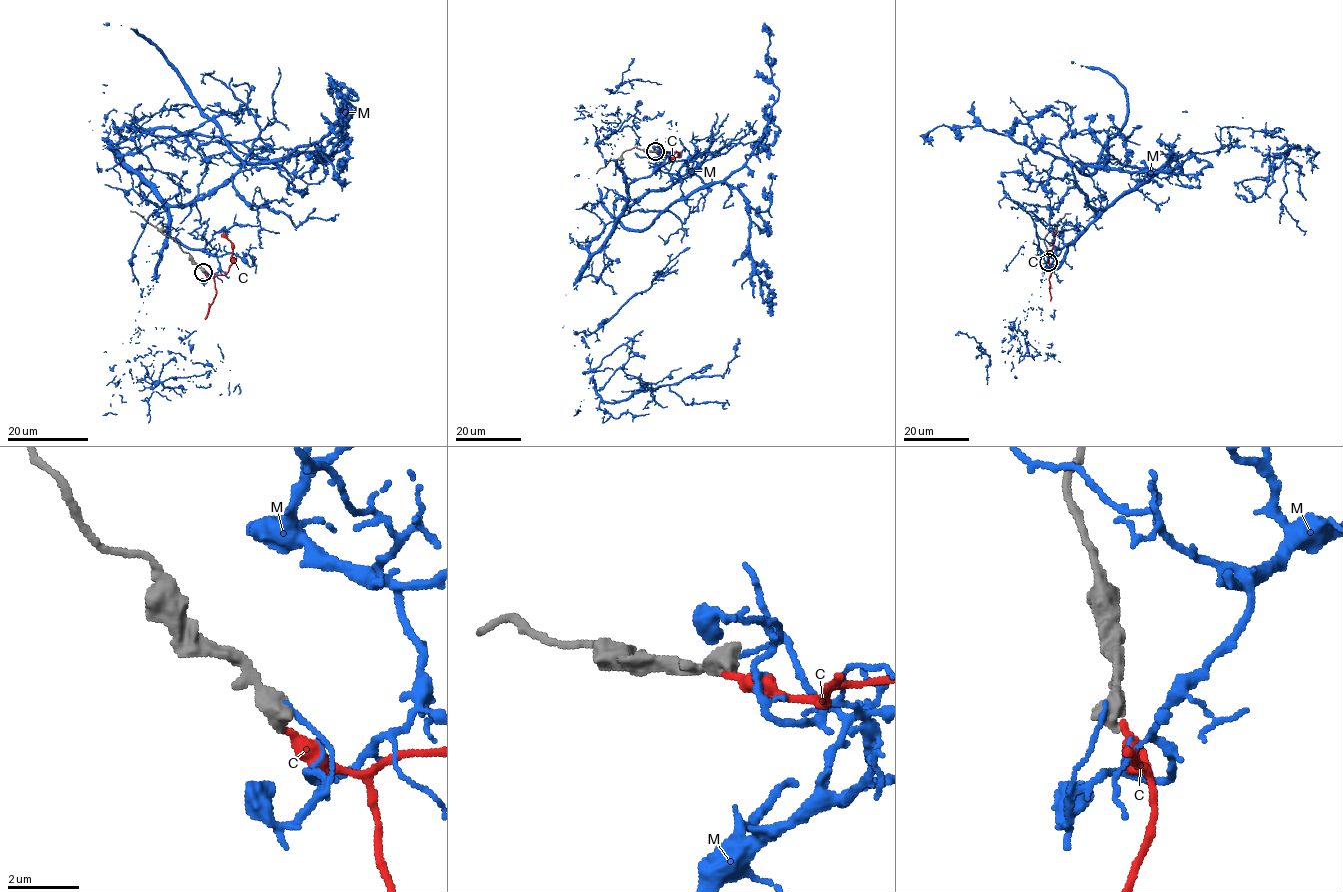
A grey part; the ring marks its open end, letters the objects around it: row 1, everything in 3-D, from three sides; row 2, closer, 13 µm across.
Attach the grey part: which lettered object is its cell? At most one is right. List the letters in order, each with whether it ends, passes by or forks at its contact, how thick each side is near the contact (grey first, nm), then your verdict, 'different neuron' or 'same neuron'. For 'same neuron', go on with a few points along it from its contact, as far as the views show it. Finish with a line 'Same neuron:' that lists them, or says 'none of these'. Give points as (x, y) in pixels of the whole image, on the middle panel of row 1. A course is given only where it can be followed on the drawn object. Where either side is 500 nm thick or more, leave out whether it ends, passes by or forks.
C: 600/240 nm | same neuron | via (655, 151), (677, 152), (678, 156), (669, 159)
M: 650/110 nm | different neuron
Same neuron: C

